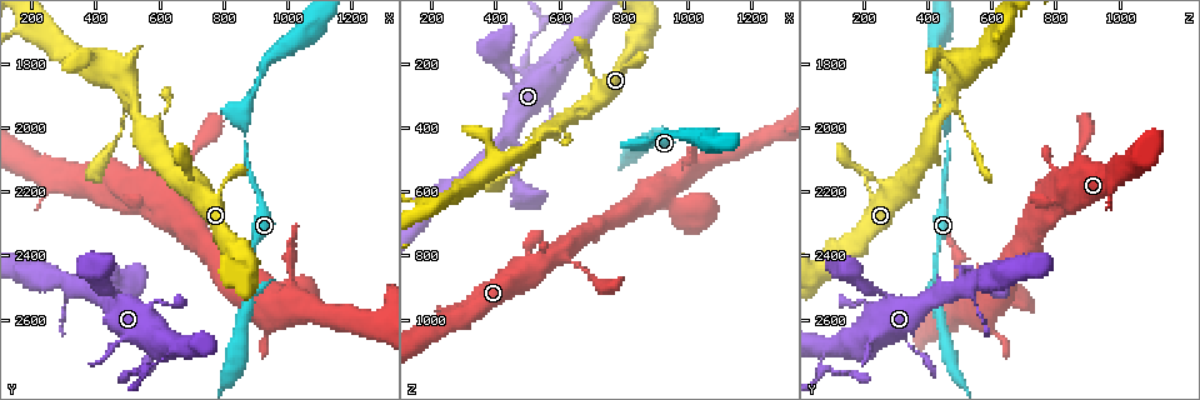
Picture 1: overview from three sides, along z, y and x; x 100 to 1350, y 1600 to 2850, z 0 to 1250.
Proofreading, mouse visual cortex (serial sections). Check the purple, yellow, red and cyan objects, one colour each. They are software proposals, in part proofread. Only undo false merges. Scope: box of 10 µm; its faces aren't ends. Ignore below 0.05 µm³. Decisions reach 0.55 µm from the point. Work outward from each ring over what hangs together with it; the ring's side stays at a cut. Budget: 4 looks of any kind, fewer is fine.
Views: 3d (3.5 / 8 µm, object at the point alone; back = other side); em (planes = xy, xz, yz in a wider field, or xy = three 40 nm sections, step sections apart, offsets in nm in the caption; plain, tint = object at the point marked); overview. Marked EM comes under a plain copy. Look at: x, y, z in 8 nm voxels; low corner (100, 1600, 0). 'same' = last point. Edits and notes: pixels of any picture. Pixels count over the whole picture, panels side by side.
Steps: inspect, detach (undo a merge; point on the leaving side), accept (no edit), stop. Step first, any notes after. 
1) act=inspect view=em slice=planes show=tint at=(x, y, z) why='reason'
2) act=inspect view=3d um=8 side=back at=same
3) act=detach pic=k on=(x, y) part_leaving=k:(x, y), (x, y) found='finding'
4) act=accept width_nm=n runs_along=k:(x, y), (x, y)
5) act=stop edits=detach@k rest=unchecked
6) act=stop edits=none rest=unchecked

act=inspect view=3d um=3.5 at=(860, 2040, 460)

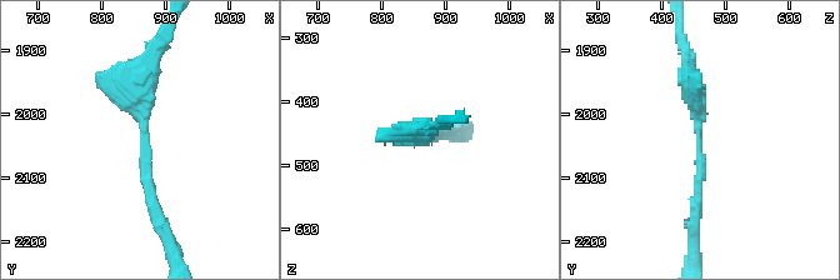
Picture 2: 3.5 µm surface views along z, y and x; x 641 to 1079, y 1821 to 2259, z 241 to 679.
act=inspect view=em slice=planes show=tint at=(865, 2040, 465) why='need the tissue'

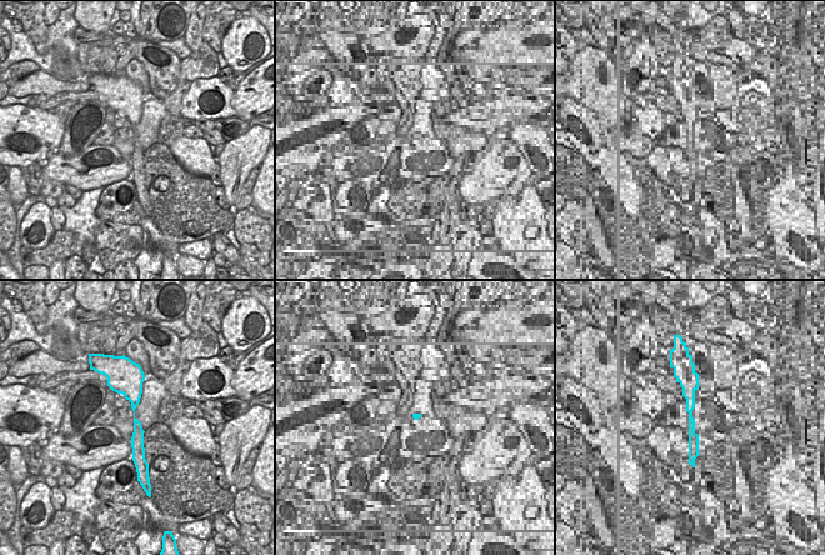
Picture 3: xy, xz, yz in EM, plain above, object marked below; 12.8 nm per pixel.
act=accept width_nm=160 runs_along=2:(158, 221), (143, 155), (150, 60) found='all the same cell'

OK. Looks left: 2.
act=inspect view=3d um=3.5 at=(650, 2690, 100) why='three arms meet'

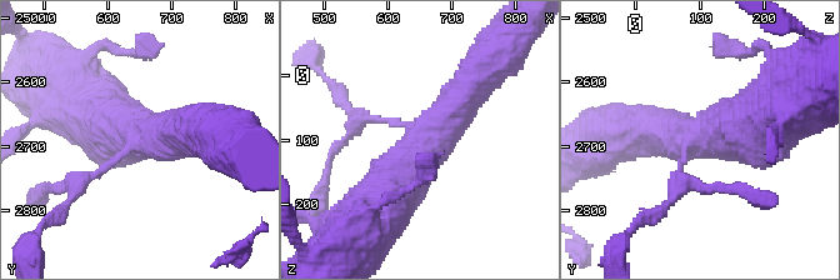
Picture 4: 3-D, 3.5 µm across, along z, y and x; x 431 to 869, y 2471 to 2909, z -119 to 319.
act=inspect view=em slice=planes show=tint at=(650, 2680, 100) why='need the tissue'

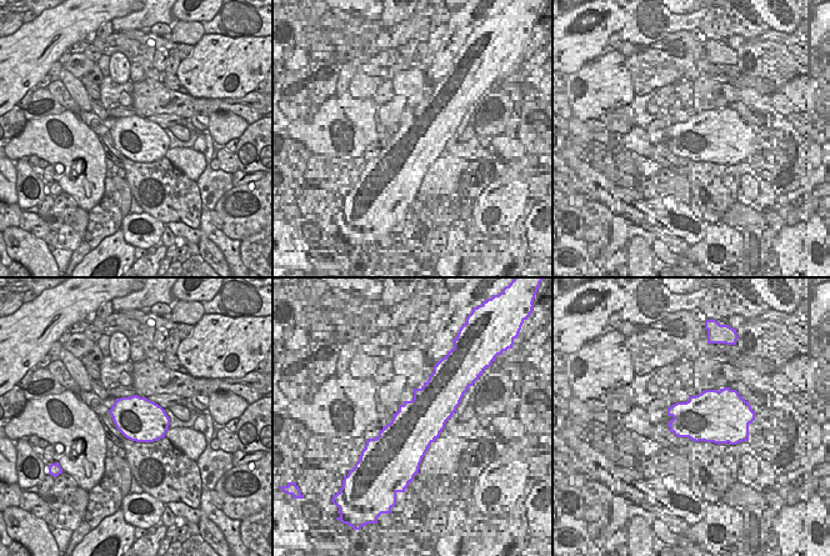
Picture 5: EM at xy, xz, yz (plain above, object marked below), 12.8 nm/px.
act=accept runs_along=4:(380, 205), (480, 78) found='one cell here'

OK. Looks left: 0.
act=stop edits=none rest=unchecked

